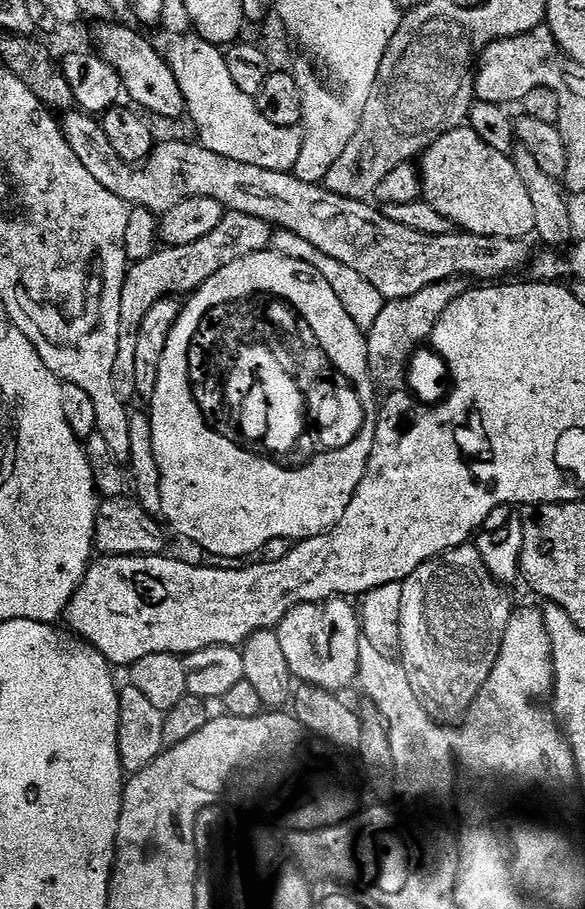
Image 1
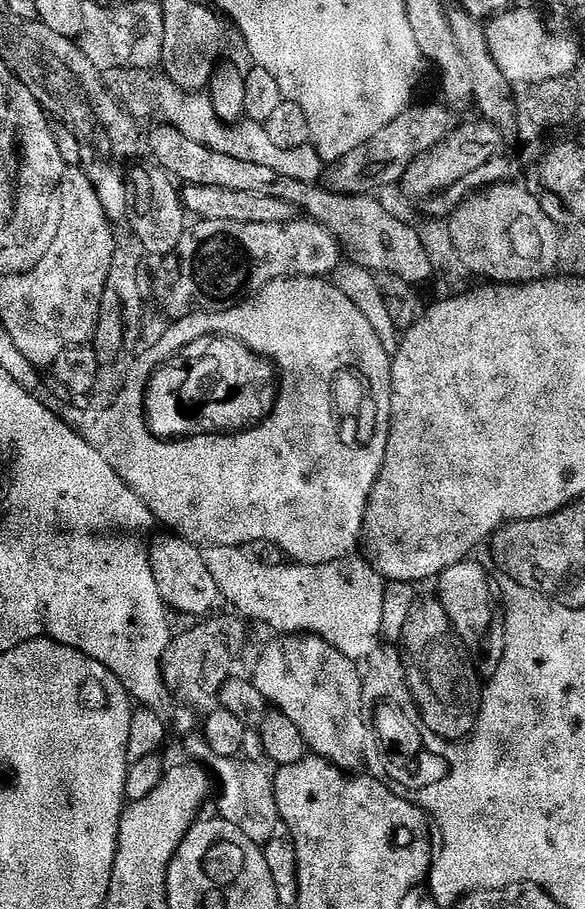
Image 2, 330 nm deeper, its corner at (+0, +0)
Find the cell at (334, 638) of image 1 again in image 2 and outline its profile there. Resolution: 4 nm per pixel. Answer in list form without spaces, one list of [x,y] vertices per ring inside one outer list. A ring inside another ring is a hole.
[[[280,634],[272,639],[276,640],[265,646],[250,675],[251,683],[298,729],[305,745],[321,760],[329,761],[337,770],[359,769],[356,767],[366,760],[366,744],[356,717],[362,712],[362,676],[357,665],[317,636]]]

